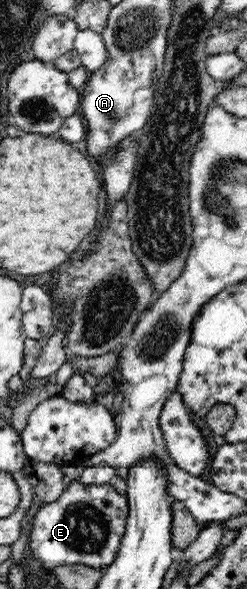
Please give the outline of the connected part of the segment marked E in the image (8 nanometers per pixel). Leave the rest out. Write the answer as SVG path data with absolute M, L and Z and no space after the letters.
M70 480L59 500L38 506L33 513L28 543L31 556L39 566L48 569L69 564L86 564L91 568L104 570L109 564L113 564L119 552L127 516L129 503L126 494L119 494L112 482L87 485Z

